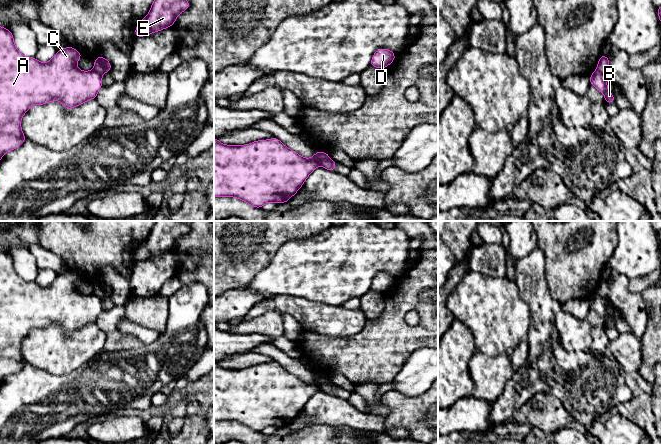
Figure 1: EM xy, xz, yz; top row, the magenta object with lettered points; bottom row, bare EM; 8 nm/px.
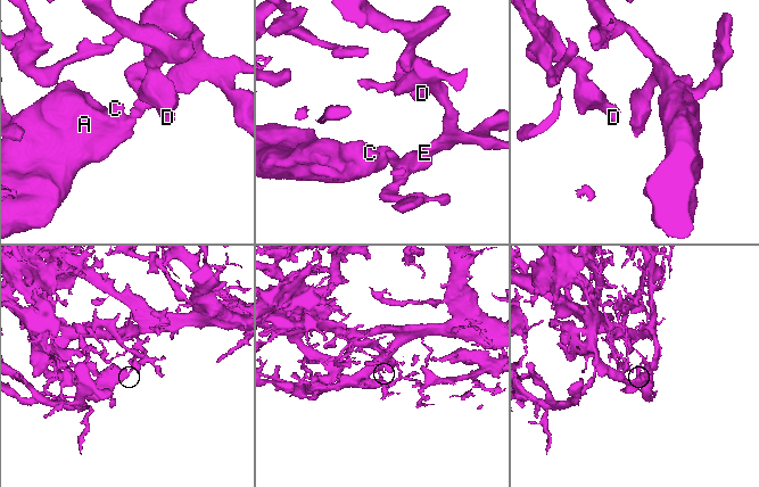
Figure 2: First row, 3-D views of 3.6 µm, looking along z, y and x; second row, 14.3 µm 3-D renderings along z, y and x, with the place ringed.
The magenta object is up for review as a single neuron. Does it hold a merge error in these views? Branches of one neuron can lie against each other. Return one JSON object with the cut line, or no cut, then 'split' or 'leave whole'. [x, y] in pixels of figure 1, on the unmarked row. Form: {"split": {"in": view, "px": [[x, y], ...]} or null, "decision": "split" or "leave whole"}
{"split": {"in": "xz", "px": [[328, 380], [322, 384], [321, 389]]}, "decision": "split"}

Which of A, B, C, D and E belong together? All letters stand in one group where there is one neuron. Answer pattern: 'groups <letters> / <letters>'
groups A B C / D E

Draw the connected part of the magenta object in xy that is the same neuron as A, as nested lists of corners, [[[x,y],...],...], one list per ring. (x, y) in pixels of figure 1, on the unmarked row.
[[[0,250],[0,383],[27,363],[21,353],[21,343],[32,330],[59,324],[70,334],[96,323],[102,311],[102,298],[94,293],[80,294],[77,285],[82,281],[79,275],[68,270],[59,273],[47,287],[41,287],[20,277],[11,255]]]

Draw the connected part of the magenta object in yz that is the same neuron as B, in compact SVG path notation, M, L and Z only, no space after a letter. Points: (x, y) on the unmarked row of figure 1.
M596 294L591 298L589 302L590 308L604 318L605 326L608 328L614 327L615 322L607 311L607 304L609 302L609 299Z

